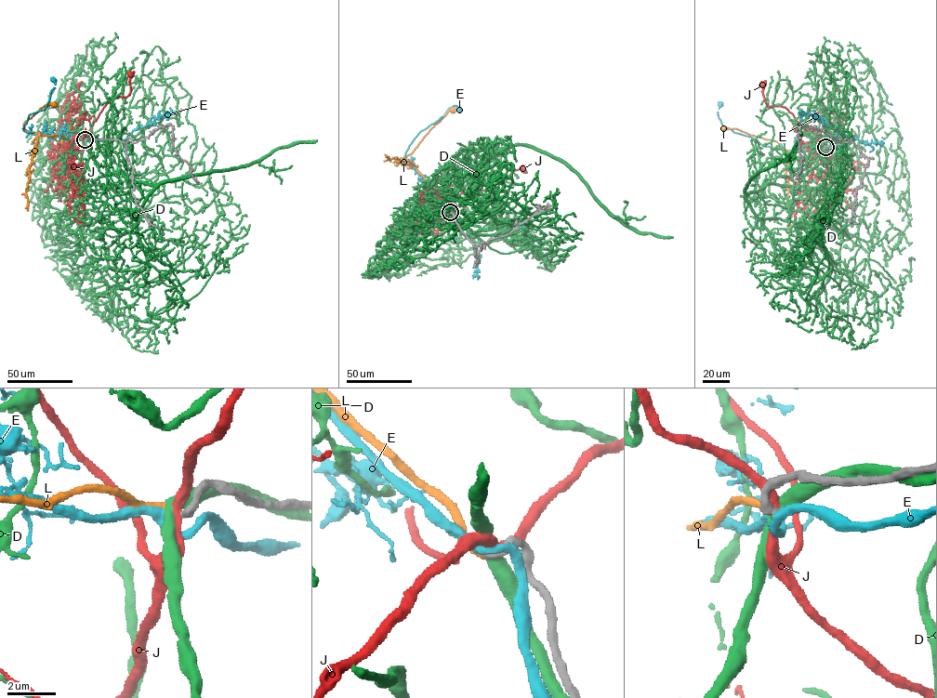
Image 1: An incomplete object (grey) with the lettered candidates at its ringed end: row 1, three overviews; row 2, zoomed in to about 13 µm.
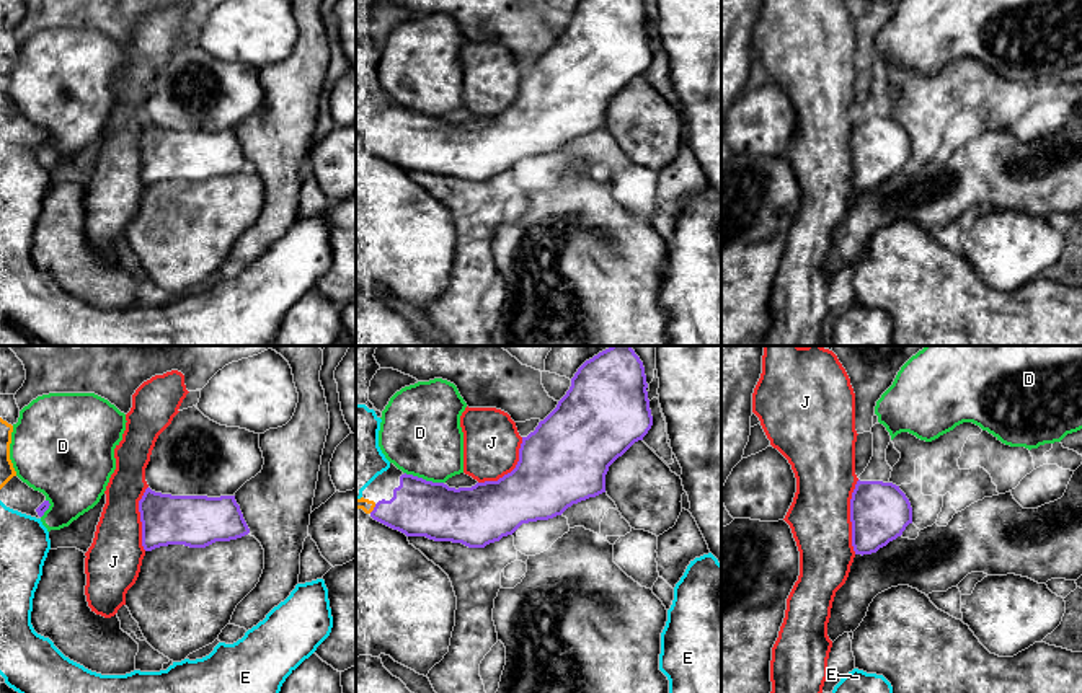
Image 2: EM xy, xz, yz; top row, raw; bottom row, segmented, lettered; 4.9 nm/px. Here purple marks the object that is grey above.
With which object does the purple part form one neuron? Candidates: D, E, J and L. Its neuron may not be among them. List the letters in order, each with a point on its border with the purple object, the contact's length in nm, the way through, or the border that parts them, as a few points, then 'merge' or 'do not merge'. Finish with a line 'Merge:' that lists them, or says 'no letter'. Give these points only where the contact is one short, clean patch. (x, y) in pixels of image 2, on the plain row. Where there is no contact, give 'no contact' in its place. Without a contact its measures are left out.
D: contact xz (425, 114); length 200 nm; do not merge
E: no contact; do not merge
J: contact yz (851, 152); length 360 nm; border yz (859, 114), (851, 134), (851, 180), (854, 188); do not merge
L: contact xz (374, 144); length 60 nm; merge
Merge: L

